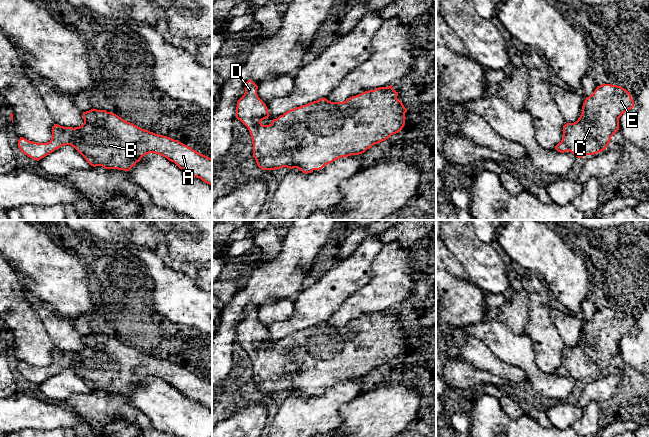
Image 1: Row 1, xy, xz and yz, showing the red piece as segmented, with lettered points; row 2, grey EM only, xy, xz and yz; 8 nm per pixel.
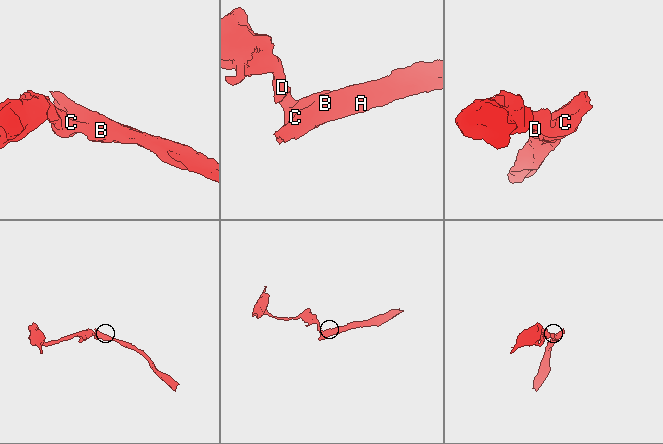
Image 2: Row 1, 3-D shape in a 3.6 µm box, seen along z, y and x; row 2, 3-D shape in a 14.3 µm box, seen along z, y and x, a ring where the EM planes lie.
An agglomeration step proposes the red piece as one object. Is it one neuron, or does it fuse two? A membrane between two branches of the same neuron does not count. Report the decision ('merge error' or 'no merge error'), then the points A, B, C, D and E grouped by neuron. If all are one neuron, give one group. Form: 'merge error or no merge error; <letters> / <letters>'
no merge error; A B C D E

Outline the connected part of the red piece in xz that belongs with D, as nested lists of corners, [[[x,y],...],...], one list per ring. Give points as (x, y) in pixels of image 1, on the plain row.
[[[252,304],[246,306],[245,317],[237,326],[236,342],[249,354],[253,381],[262,394],[287,391],[297,392],[305,398],[311,397],[341,381],[364,377],[401,355],[405,349],[407,333],[397,323],[398,316],[392,309],[365,315],[344,326],[321,322],[287,335],[269,349],[261,347],[270,339],[266,328],[258,321],[257,313]]]

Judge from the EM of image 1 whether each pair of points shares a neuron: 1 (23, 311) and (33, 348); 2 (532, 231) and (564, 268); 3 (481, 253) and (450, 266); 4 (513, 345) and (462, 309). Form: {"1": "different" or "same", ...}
{"1": "same", "2": "same", "3": "different", "4": "different"}

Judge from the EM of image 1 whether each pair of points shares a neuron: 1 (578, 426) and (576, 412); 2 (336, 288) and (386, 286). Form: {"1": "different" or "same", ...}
{"1": "different", "2": "different"}

